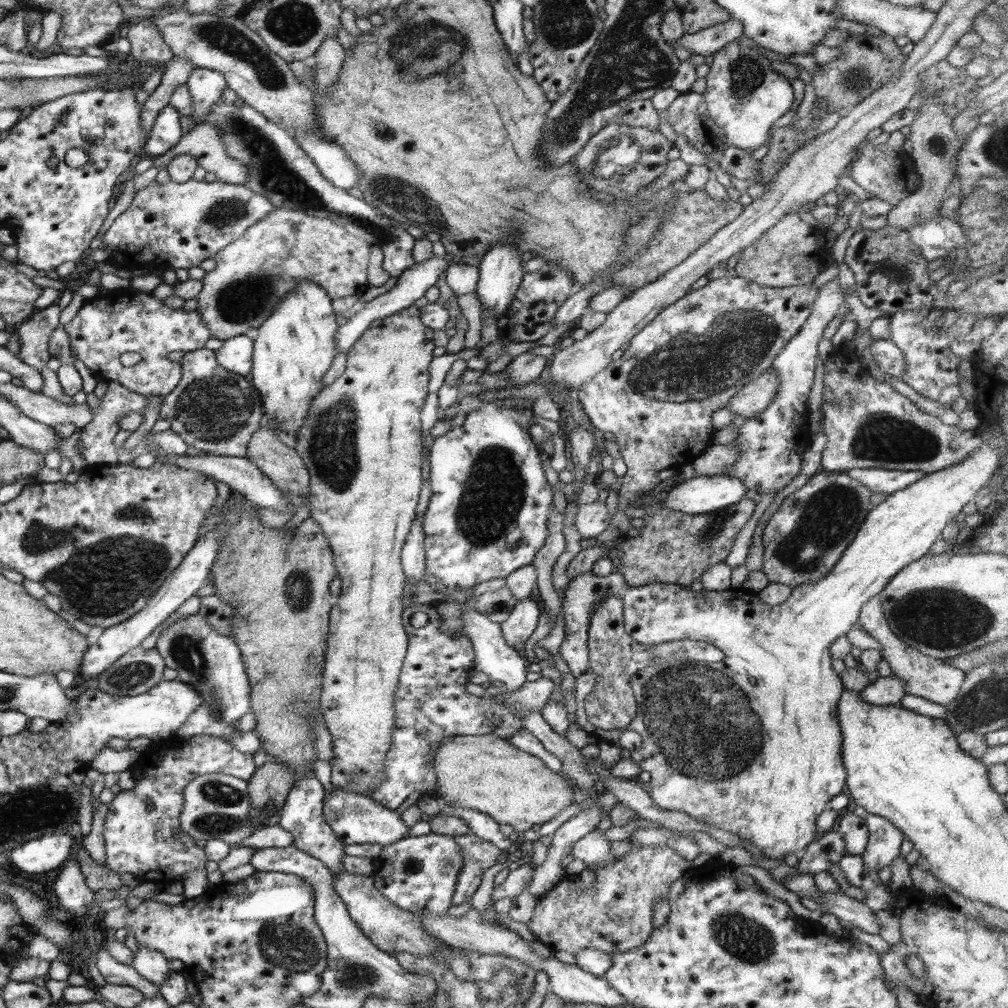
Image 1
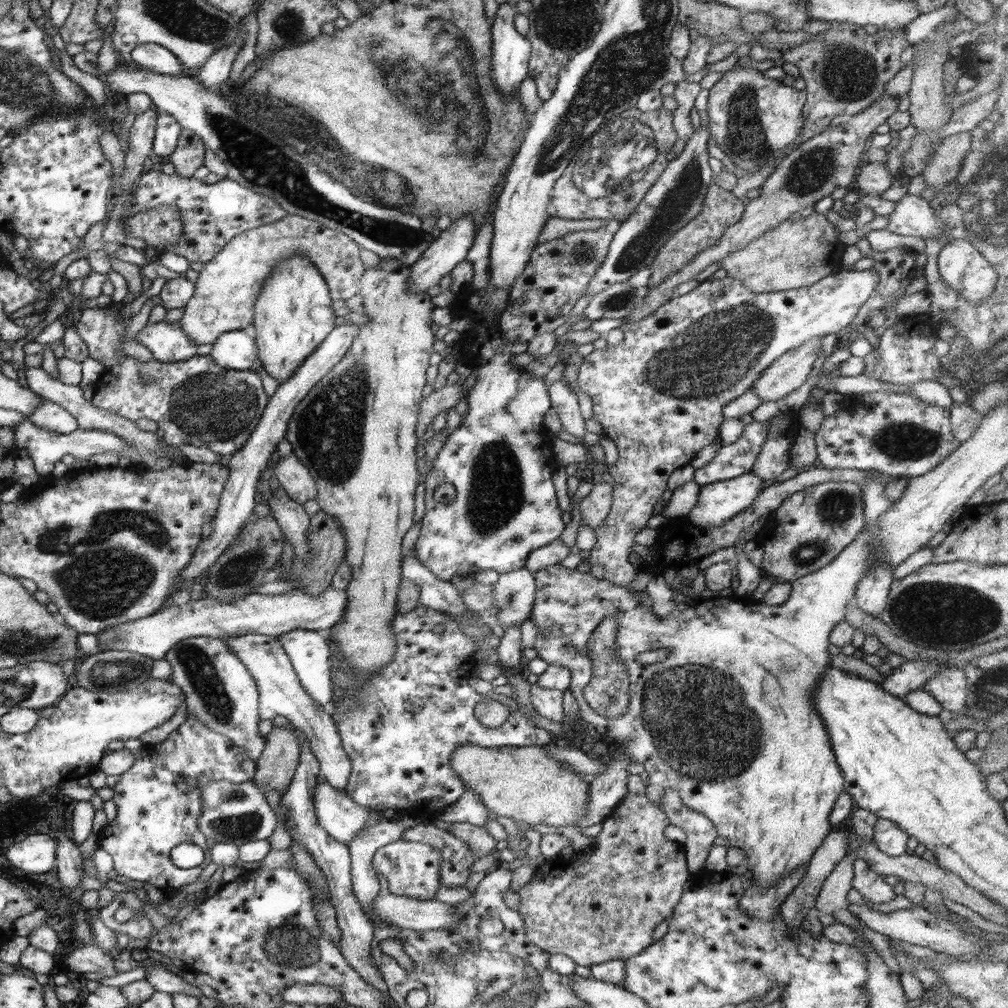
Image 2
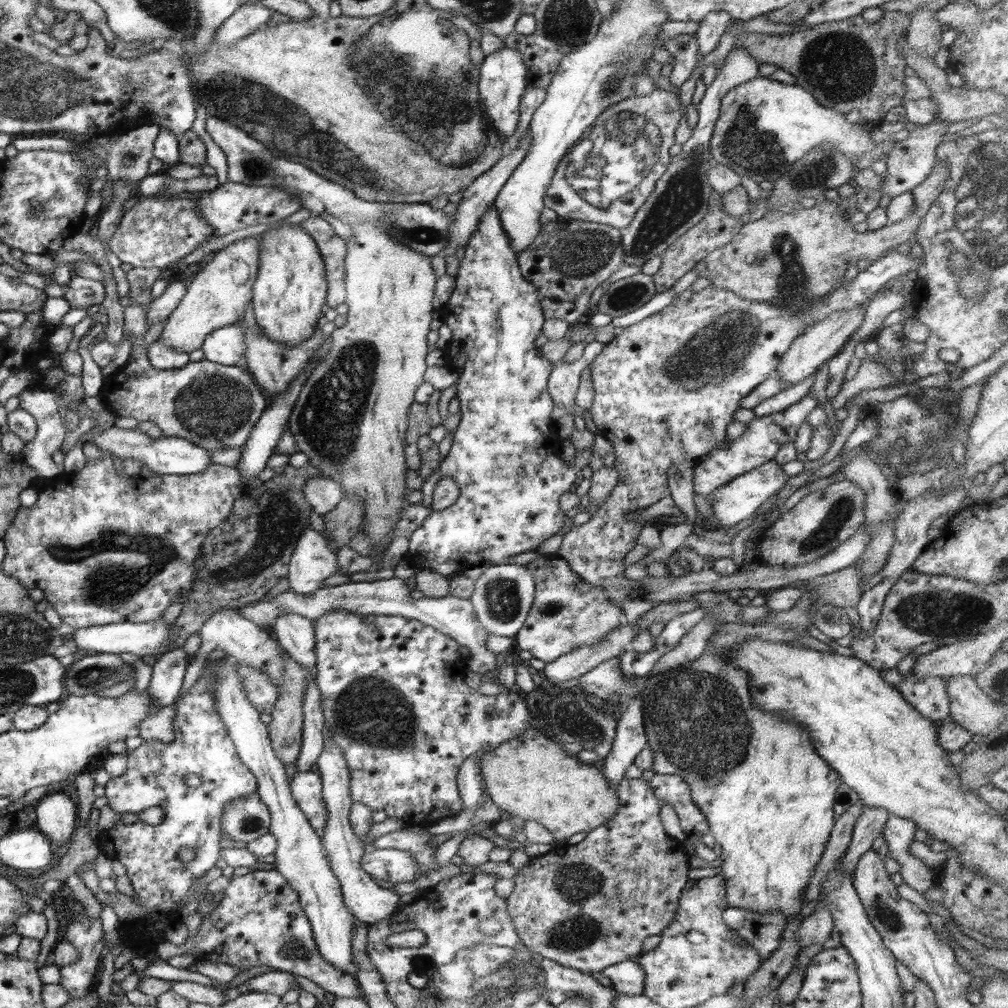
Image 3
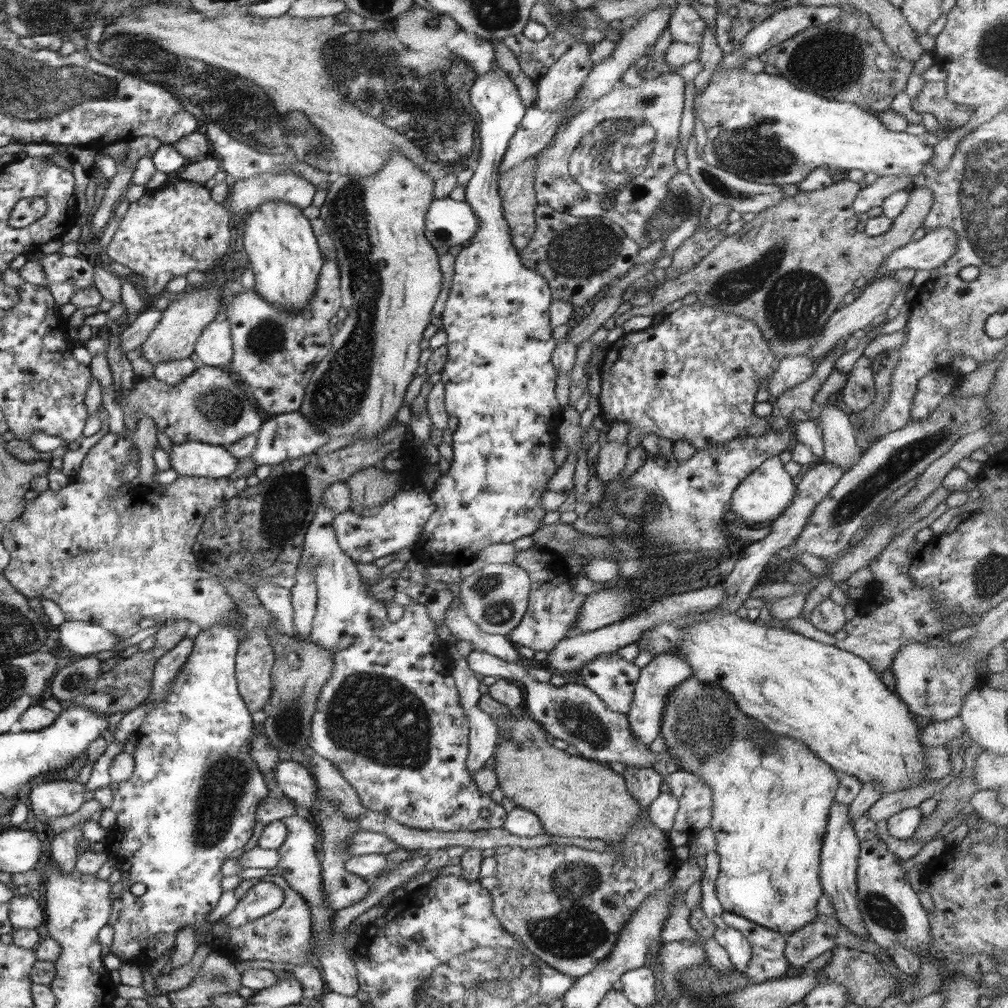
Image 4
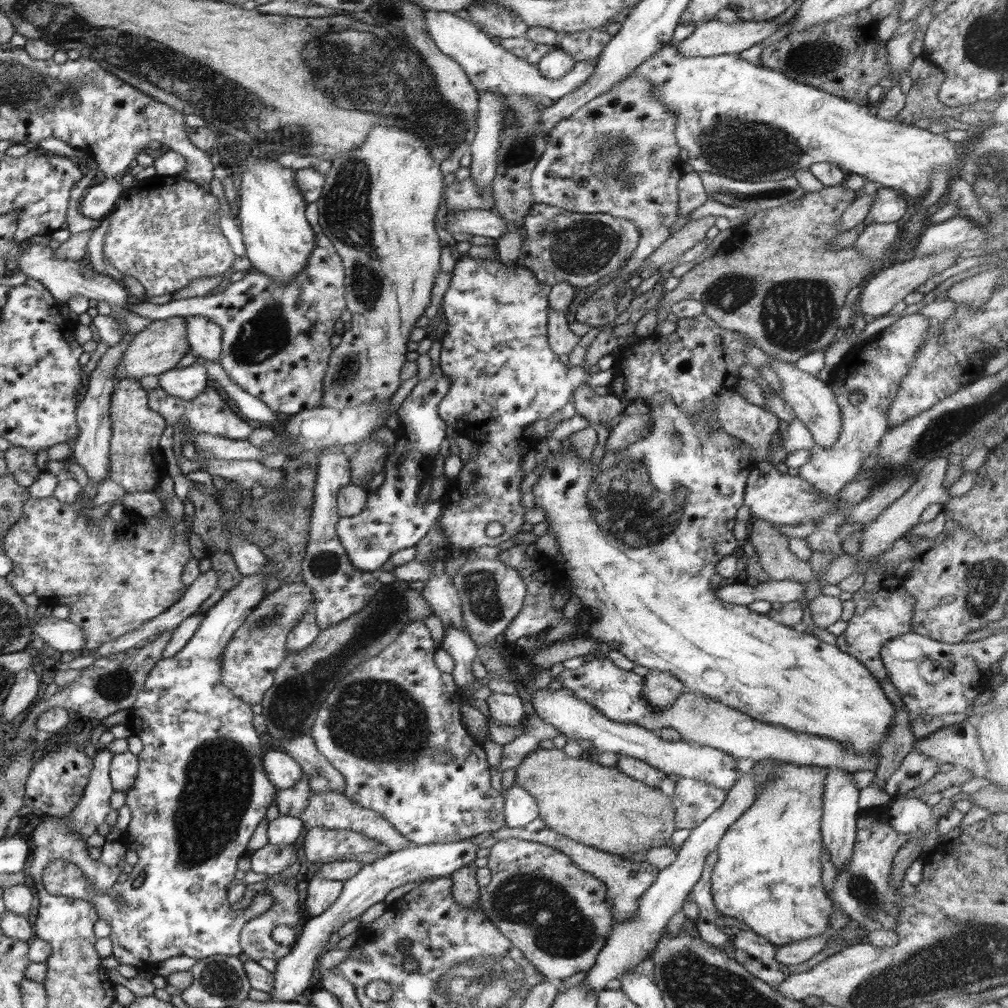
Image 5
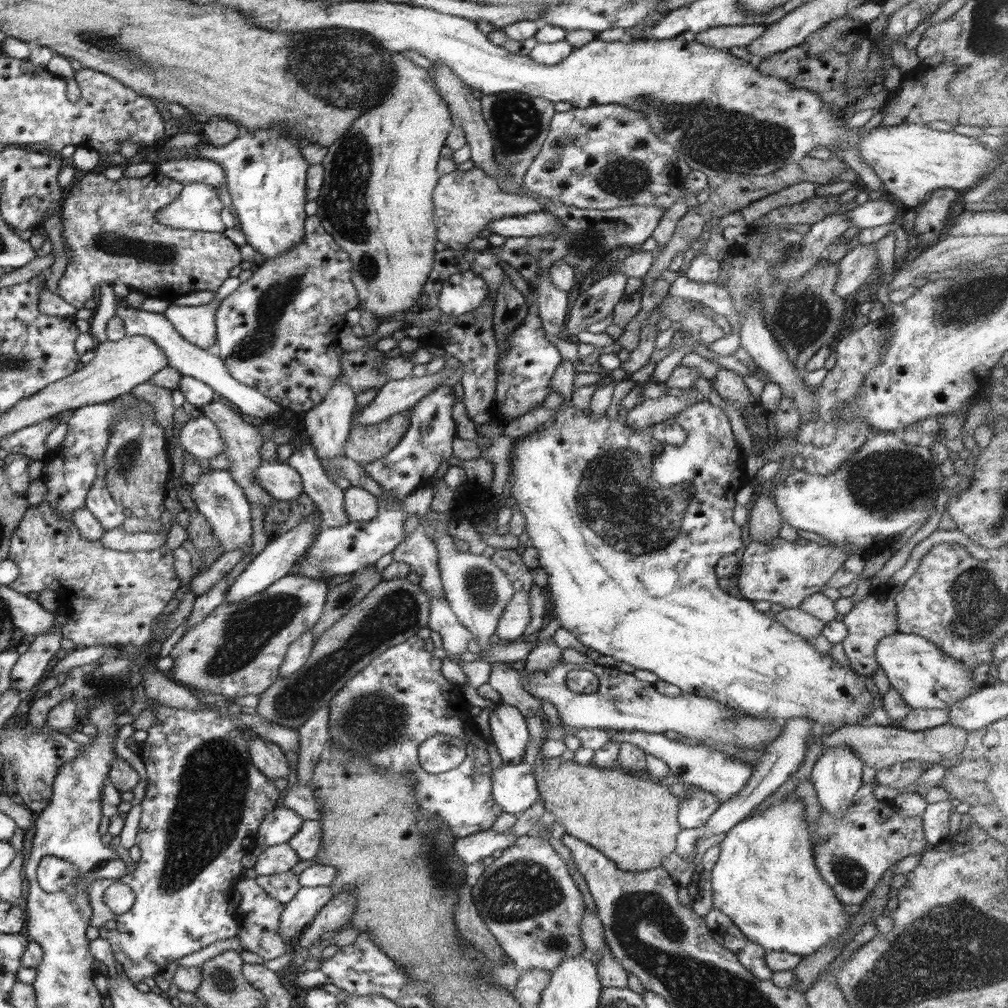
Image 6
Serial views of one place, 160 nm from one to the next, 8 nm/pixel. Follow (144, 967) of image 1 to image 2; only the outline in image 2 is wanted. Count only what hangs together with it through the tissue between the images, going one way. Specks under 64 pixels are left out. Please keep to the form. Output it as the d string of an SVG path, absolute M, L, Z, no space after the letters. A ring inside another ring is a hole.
M159 965L146 967L145 981L149 982L155 991L173 995L174 993L188 993L189 995L200 998L202 989L197 985L197 982L190 985L182 976L166 970Z

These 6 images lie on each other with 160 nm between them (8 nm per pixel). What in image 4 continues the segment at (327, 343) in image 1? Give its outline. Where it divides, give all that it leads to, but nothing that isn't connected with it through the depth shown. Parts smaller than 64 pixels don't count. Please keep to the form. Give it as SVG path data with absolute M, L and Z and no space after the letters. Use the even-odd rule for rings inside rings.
M284 201L264 203L245 220L243 233L242 242L249 258L248 267L256 279L253 291L257 292L262 300L269 302L275 308L284 308L286 312L299 312L300 309L307 308L314 298L316 283L325 258L322 256L311 222L303 216L303 212Z

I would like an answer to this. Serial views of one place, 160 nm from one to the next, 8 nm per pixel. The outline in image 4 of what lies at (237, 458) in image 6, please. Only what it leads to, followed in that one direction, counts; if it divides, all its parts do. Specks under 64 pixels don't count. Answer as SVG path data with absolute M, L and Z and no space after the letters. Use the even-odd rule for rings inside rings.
M202 365L175 385L154 376L138 379L121 404L126 429L134 431L137 422L148 417L170 438L172 444L194 441L224 447L245 436L257 434L263 423L250 392L228 368L223 367Z

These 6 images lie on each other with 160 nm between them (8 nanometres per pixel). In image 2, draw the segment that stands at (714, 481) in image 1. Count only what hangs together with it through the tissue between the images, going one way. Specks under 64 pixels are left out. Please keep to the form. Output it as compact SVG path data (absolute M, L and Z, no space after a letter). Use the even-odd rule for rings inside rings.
M753 472L730 480L701 486L698 500L686 519L701 527L720 526L746 510L762 490L762 480Z

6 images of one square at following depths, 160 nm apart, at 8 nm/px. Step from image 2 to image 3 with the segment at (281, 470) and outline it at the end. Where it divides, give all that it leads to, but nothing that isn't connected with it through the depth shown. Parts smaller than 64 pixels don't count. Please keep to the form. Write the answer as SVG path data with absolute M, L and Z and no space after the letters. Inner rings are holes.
M308 477L303 486L303 493L311 508L321 516L333 511L344 498L341 484L324 477Z

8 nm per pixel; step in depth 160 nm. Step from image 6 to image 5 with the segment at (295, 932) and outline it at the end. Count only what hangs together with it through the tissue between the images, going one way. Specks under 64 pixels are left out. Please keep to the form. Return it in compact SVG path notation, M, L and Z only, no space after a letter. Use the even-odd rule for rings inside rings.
M316 875L308 882L306 900L304 900L304 910L310 916L320 916L326 912L338 895L342 893L343 881L327 879L322 875Z

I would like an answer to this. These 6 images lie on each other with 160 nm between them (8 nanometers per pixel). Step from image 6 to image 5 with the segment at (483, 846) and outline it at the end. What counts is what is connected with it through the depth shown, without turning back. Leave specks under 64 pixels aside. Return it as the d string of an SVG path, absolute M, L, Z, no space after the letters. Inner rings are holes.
M469 839L446 844L412 845L405 849L391 852L382 859L364 864L352 878L343 881L342 893L330 908L312 919L306 920L298 928L296 942L290 952L277 961L275 970L275 983L269 992L272 1001L295 1001L296 996L309 993L311 989L310 978L314 974L317 961L323 948L328 944L332 933L336 933L346 922L361 916L374 904L383 902L388 893L395 888L408 883L418 882L421 879L434 877L450 877L451 874L470 864L476 857L477 845Z

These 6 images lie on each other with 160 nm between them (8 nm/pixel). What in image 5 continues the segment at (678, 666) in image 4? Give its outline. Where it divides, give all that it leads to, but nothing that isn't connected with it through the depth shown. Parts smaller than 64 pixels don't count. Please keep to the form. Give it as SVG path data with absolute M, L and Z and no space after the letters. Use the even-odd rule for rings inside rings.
M649 670L643 678L642 696L647 700L647 705L655 712L670 708L680 695L692 692L692 690L686 689L676 676L666 674L666 672Z

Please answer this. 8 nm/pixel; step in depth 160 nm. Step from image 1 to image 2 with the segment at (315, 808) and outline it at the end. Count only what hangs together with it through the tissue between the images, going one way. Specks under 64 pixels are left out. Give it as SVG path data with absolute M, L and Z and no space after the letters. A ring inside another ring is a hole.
M306 738L302 744L298 766L294 773L292 782L283 791L281 802L289 810L289 823L287 824L288 834L299 842L305 851L312 857L316 866L321 870L323 877L328 885L329 895L332 904L336 909L337 925L341 932L341 943L338 948L343 952L348 964L359 972L359 975L368 984L374 985L380 992L388 995L387 984L383 981L381 972L376 967L371 954L371 942L375 926L371 919L365 914L359 905L358 899L354 896L351 881L351 854L347 845L334 840L319 824L314 808L313 792L319 783L320 769L316 757L312 755L310 743Z

